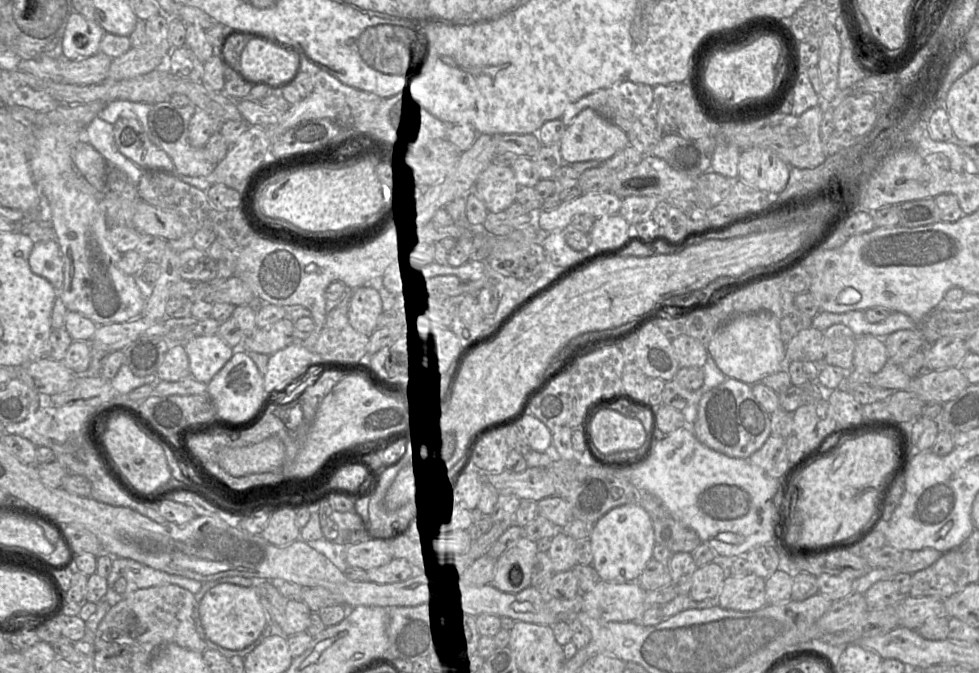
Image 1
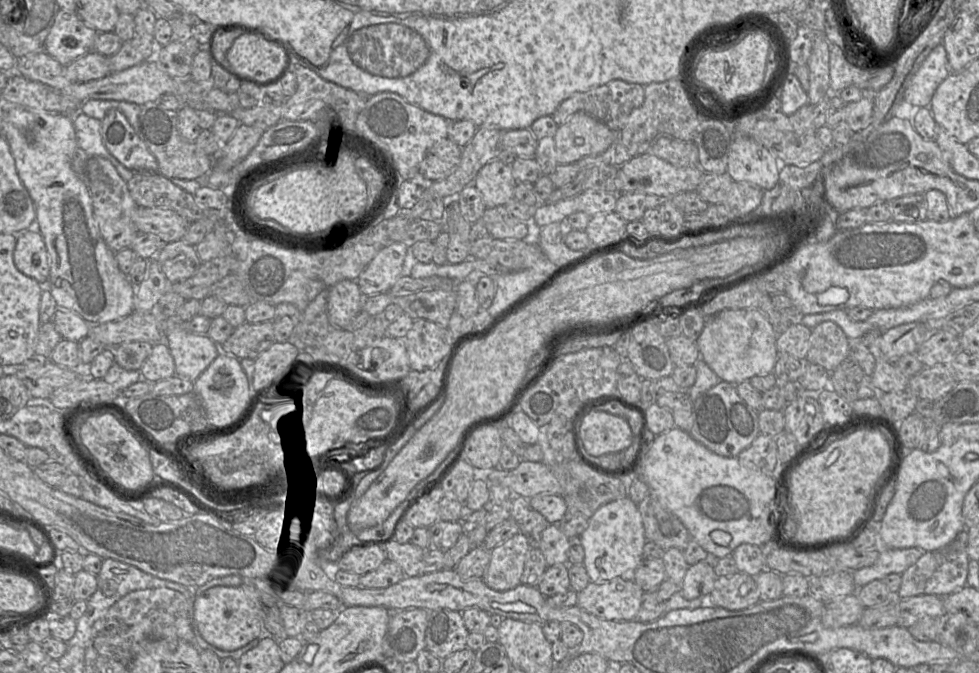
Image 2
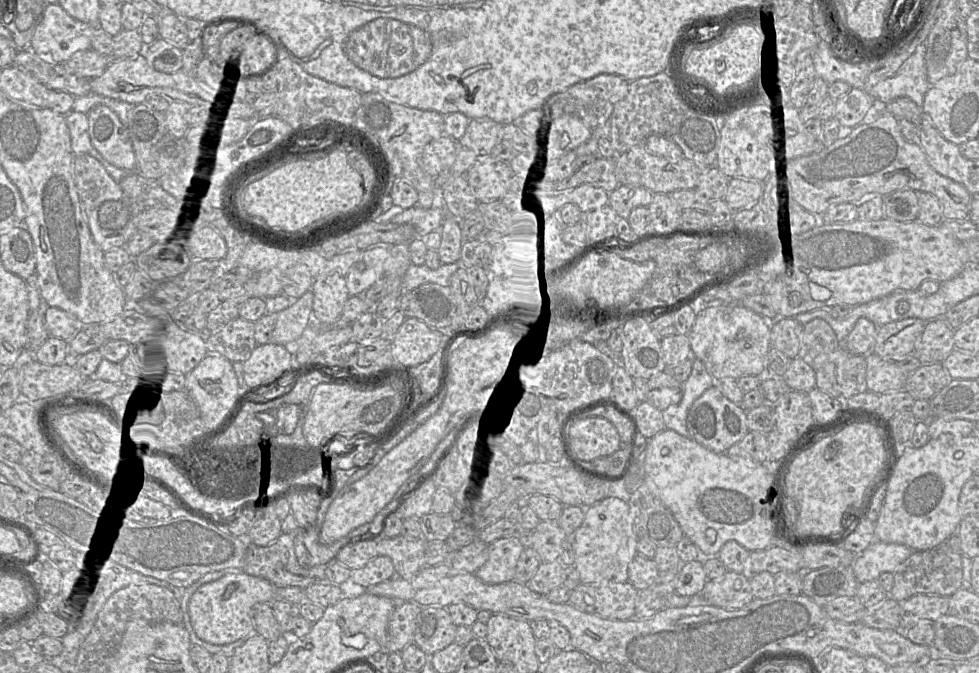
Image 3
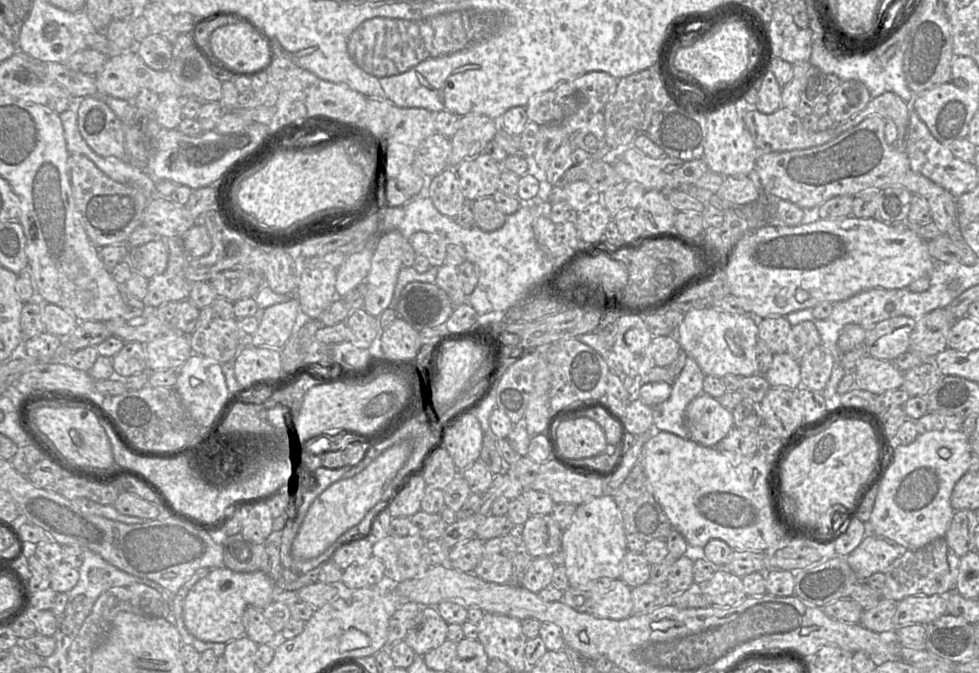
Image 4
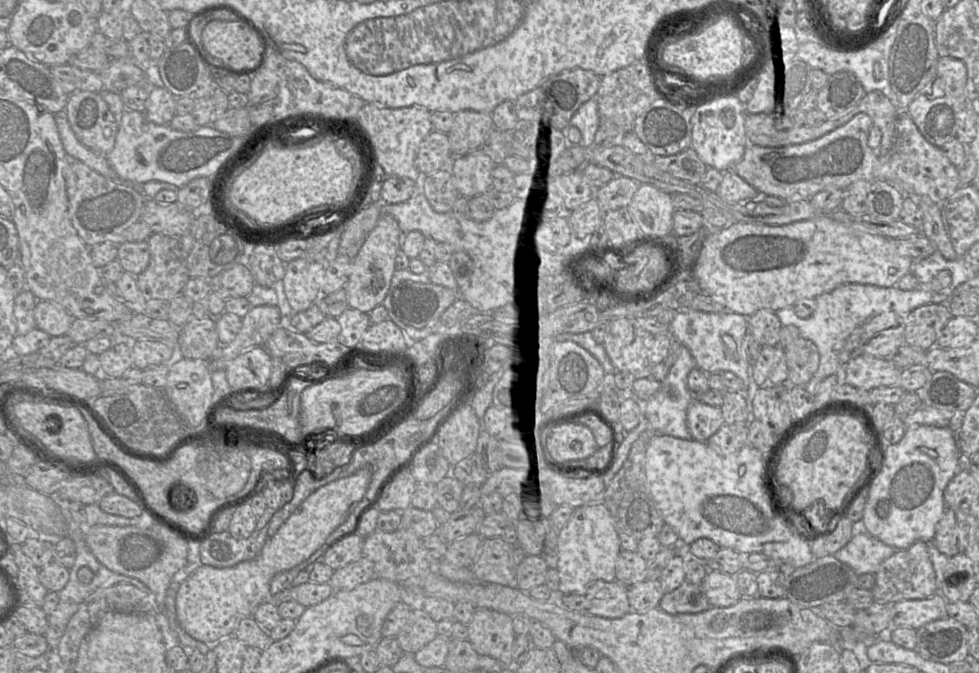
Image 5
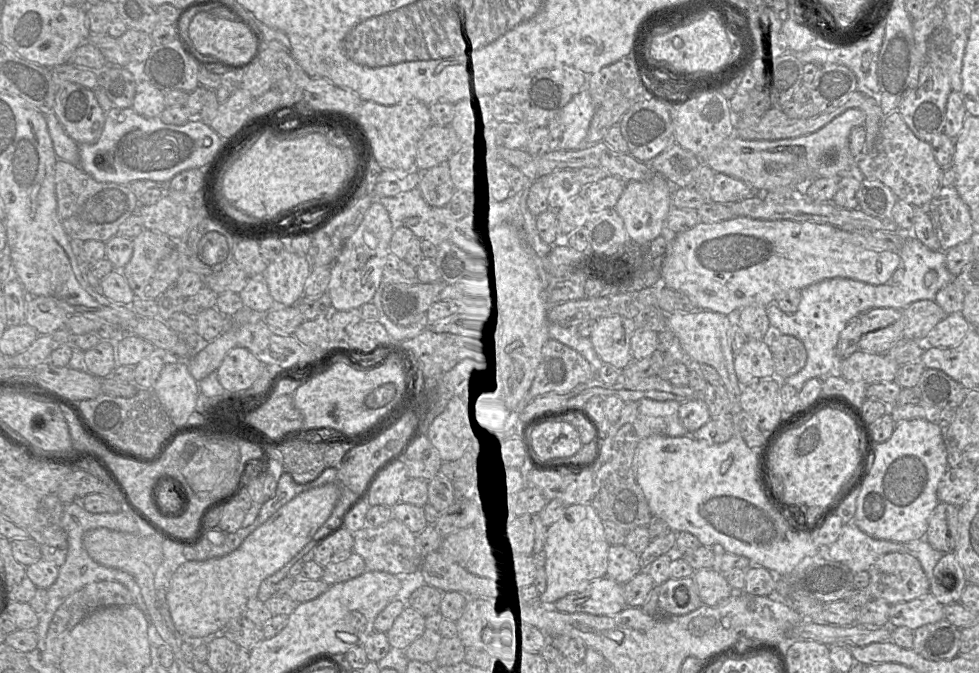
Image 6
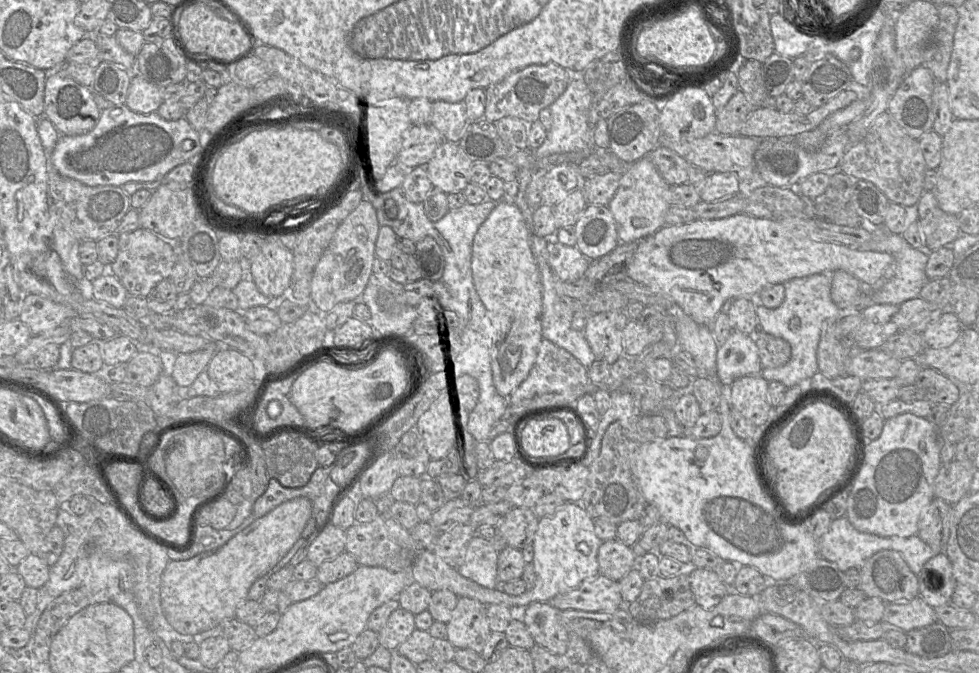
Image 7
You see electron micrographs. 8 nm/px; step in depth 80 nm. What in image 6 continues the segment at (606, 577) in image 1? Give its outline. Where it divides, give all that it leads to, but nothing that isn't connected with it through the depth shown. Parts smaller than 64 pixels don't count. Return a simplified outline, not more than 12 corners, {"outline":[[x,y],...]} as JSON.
{"outline":[[589,503],[547,527],[546,589],[553,605],[607,576],[603,521]]}

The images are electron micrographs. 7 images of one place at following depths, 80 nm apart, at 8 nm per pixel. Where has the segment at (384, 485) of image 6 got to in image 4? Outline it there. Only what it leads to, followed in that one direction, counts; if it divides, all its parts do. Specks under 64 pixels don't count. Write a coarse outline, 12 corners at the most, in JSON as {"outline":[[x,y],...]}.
{"outline":[[412,476],[388,504],[394,517],[421,510],[427,484]]}

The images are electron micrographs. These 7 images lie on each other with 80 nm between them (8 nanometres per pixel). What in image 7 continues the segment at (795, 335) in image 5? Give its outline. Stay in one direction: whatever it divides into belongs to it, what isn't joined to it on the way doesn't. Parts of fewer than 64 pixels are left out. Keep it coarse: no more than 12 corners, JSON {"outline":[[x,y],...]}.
{"outline":[[758,329],[753,336],[763,368],[785,365],[791,346]]}

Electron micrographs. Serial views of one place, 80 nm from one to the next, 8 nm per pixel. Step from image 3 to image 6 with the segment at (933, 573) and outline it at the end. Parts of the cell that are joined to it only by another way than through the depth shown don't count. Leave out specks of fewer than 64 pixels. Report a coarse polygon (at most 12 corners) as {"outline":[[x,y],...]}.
{"outline":[[891,552],[867,570],[872,598],[889,605],[929,593],[918,559]]}

